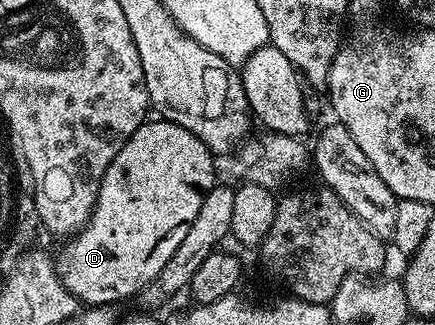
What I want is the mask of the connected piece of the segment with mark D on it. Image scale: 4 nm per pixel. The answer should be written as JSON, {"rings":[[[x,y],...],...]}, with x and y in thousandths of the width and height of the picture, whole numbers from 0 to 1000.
{"rings":[[[340,369],[331,375],[329,385],[315,394],[315,406],[306,406],[301,428],[278,455],[278,468],[269,468],[269,480],[260,480],[260,505],[251,505],[241,542],[232,551],[232,578],[223,591],[223,615],[207,677],[200,680],[198,695],[179,720],[170,723],[147,754],[156,757],[138,775],[136,794],[131,782],[136,855],[149,874],[149,886],[159,886],[159,898],[168,898],[168,911],[179,917],[184,932],[200,942],[253,942],[276,935],[274,929],[306,914],[308,905],[310,914],[326,908],[329,895],[356,865],[359,849],[370,837],[370,825],[379,825],[379,812],[389,812],[398,775],[407,775],[407,763],[416,763],[416,738],[425,738],[425,723],[434,717],[444,677],[453,677],[453,652],[462,652],[462,628],[471,615],[471,603],[497,566],[490,465],[469,437],[453,431],[453,418],[444,418],[444,406],[416,394],[402,375],[382,369]]]}

